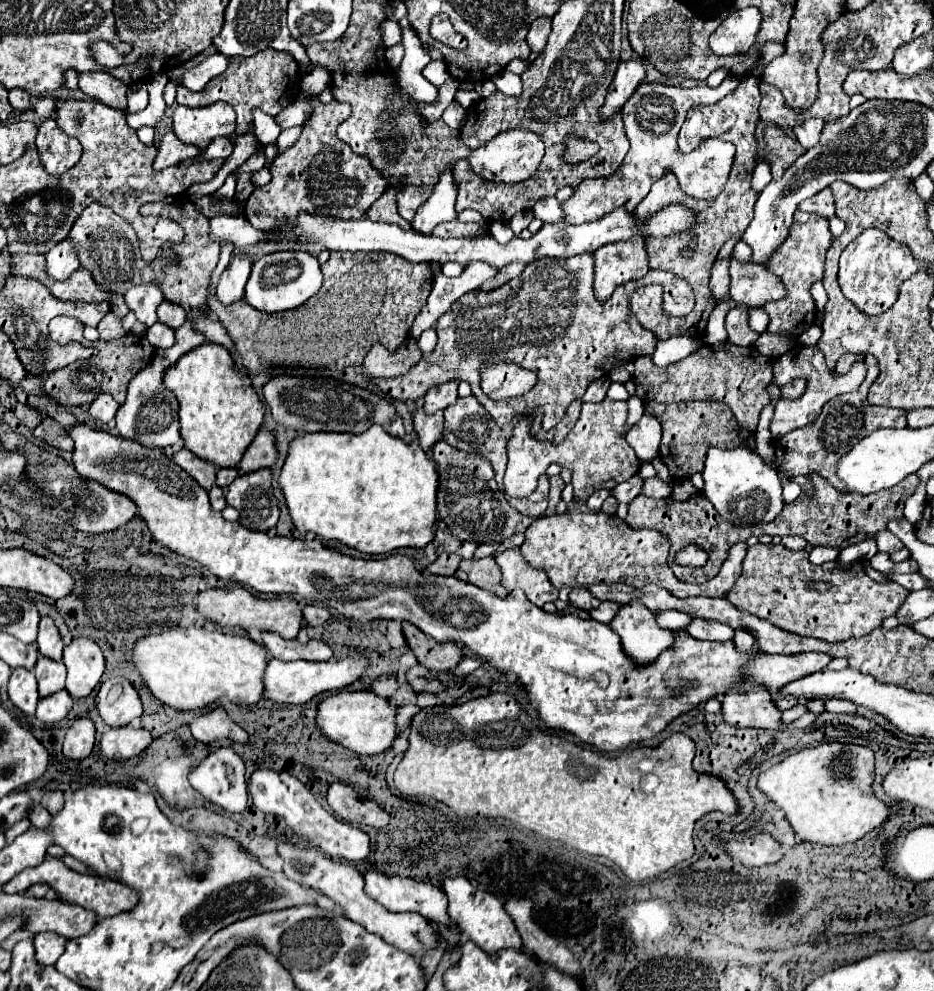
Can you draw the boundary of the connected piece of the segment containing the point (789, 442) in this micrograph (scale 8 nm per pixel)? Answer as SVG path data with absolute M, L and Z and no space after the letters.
M844 354L840 356L838 364L836 364L836 372L838 374L846 374L854 362L864 362L868 368L868 374L864 378L864 382L858 386L858 390L852 390L848 394L842 394L834 400L830 400L824 408L822 414L816 418L814 424L806 426L806 428L798 428L788 432L782 440L780 440L780 454L776 458L776 470L780 472L782 478L792 480L794 476L800 474L810 474L816 472L820 474L824 480L828 480L834 488L838 488L838 492L850 492L846 490L846 486L842 486L842 480L836 474L836 464L838 458L842 454L846 454L856 442L860 442L862 438L866 438L868 434L872 434L878 428L904 428L906 426L906 412L904 410L896 410L896 408L882 408L882 406L872 406L866 400L870 382L876 380L878 376L878 364L874 356L856 356L856 354Z

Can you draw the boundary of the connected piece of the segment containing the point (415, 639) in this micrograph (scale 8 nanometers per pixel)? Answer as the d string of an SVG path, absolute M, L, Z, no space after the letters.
M404 622L402 624L406 642L410 650L416 654L418 662L426 666L432 672L448 672L462 660L462 648L456 646L456 642L434 642L434 638L422 634L414 624Z

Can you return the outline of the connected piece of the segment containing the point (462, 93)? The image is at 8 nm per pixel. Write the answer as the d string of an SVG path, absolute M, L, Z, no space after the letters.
M458 90L456 92L456 102L462 106L462 108L468 108L472 106L474 102L480 100L480 94L474 92L474 90Z

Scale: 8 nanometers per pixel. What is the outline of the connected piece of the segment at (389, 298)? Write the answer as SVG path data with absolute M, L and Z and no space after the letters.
M332 251L330 260L322 266L324 284L306 306L300 306L298 310L282 312L282 314L264 314L248 306L244 300L232 302L230 306L222 306L218 302L214 292L208 292L208 308L214 312L214 316L224 324L228 330L236 354L240 356L242 364L252 374L262 374L270 366L282 366L282 368L326 368L326 370L344 370L348 366L360 366L364 362L366 352L374 344L388 346L390 352L394 352L410 332L410 326L422 306L428 300L428 294L432 290L432 268L426 262L410 264L396 254L352 254L345 256L345 252Z

